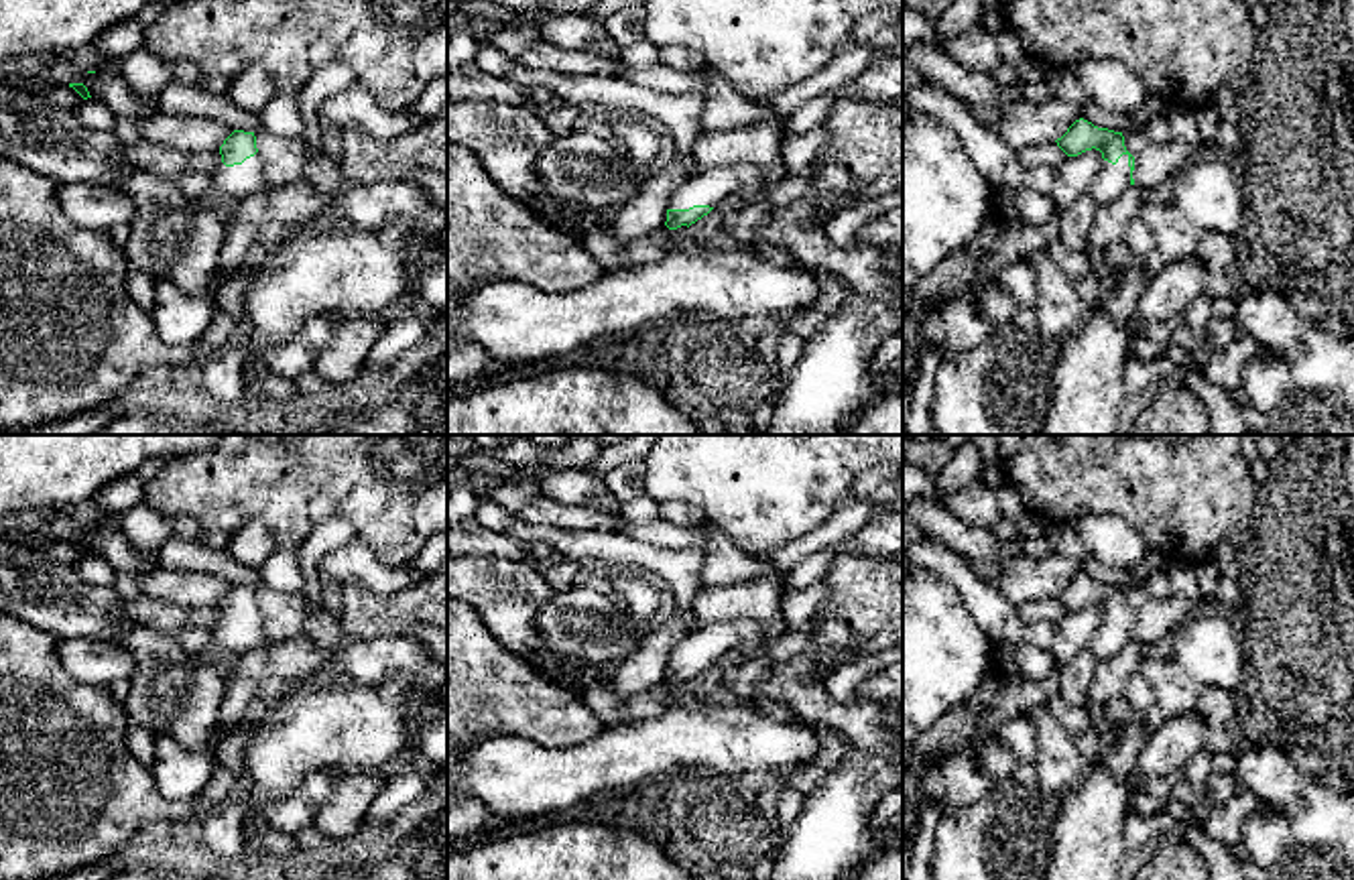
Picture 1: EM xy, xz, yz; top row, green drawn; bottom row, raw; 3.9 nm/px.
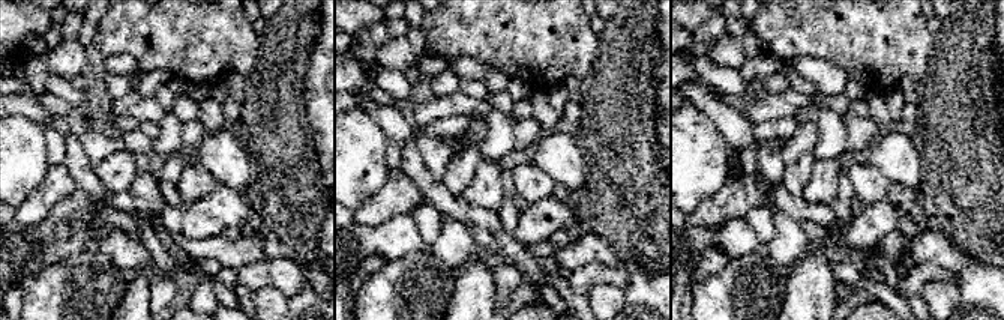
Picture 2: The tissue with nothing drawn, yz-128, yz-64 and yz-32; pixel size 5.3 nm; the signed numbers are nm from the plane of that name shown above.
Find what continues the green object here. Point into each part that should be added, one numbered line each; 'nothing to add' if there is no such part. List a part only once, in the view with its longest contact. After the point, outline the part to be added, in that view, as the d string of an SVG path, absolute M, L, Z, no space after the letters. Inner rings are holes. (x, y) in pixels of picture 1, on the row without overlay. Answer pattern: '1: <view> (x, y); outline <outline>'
1: yz (1113, 635); outline M1122 610L1116 620L1102 616L1102 624L1090 640L1090 648L1102 661L1130 642L1128 610Z

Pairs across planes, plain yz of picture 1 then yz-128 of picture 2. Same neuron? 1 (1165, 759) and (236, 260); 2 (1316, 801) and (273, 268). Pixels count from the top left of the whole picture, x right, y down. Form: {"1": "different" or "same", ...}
{"1": "different", "2": "different"}

